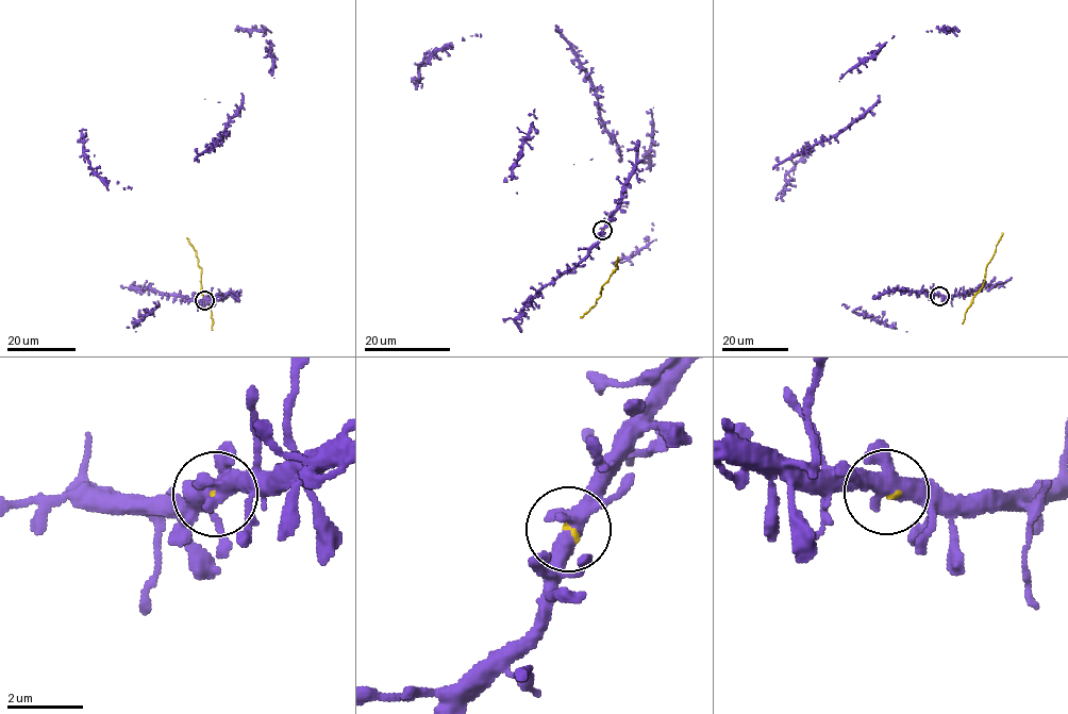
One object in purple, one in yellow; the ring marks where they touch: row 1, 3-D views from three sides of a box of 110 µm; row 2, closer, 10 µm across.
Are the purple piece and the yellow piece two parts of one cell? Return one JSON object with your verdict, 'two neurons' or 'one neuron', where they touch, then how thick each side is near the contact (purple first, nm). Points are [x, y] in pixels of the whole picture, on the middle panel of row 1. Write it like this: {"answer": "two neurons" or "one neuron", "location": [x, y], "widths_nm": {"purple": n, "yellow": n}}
{"answer": "one neuron", "location": [602, 230], "widths_nm": {"purple": 400, "yellow": 70}}

